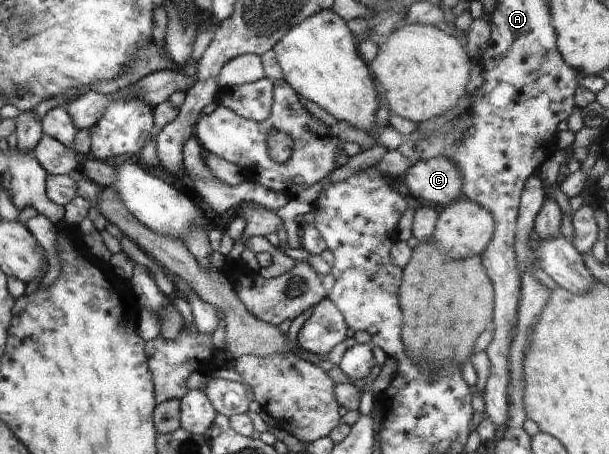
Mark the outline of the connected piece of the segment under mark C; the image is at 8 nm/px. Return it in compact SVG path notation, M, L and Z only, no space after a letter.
M429 159L415 161L399 186L412 201L423 198L429 203L447 206L462 197L461 183L461 171L453 161Z

